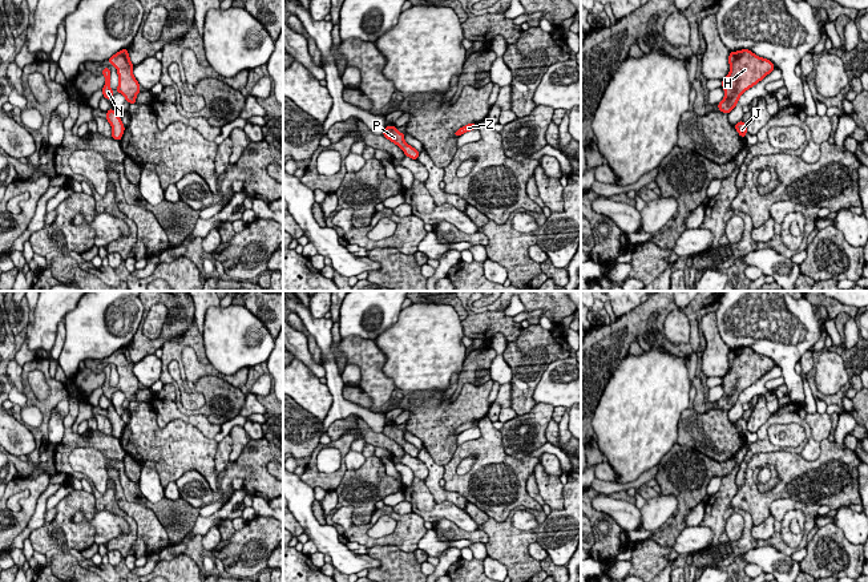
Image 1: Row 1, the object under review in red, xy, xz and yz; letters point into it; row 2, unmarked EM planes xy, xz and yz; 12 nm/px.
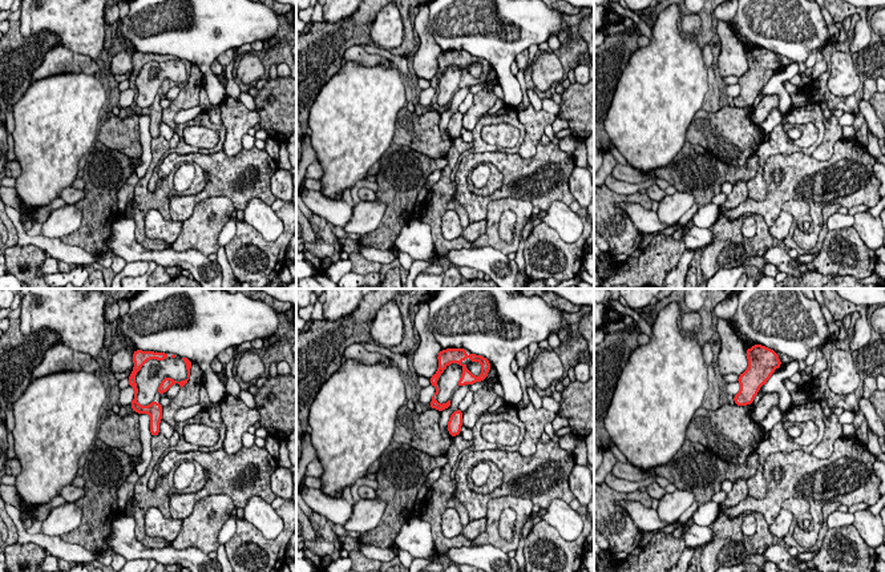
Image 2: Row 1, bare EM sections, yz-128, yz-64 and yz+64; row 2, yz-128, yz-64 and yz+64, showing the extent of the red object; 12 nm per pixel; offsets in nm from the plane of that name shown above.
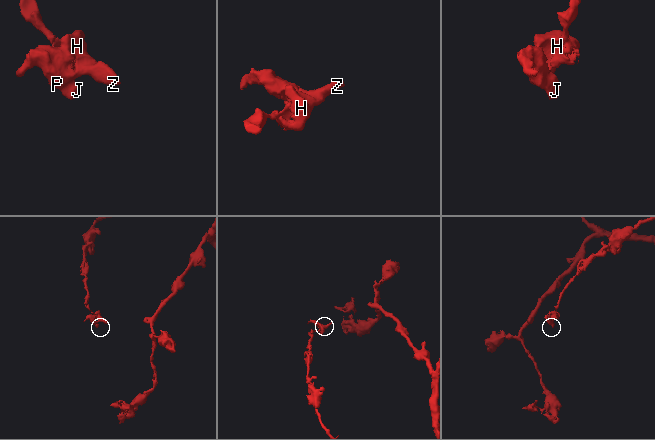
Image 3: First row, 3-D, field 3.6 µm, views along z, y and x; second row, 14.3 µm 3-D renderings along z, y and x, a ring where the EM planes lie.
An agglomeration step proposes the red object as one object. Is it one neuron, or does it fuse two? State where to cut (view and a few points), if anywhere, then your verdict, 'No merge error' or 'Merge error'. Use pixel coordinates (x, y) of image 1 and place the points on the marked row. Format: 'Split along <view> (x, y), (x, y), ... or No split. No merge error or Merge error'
No split. No merge error

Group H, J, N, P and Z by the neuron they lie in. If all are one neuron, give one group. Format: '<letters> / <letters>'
H J N P Z

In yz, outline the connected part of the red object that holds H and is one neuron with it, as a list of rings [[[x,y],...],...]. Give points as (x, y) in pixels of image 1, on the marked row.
[[[750,49],[730,52],[730,72],[722,80],[724,90],[723,100],[718,104],[718,109],[730,113],[739,101],[739,97],[770,74],[775,65],[772,61],[759,57]]]

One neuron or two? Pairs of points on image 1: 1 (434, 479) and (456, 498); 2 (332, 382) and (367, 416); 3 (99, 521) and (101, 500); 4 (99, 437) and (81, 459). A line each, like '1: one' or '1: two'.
1: one
2: one
3: two
4: two

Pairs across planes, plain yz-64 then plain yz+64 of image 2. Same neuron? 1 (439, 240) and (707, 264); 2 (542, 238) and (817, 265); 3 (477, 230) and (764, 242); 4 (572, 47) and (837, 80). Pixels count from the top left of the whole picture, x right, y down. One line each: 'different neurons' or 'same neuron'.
1: same neuron
2: same neuron
3: different neurons
4: different neurons

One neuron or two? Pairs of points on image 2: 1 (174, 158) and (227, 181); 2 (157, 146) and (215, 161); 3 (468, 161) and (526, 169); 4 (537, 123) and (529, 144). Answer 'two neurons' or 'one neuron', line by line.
1: one neuron
2: two neurons
3: one neuron
4: one neuron

